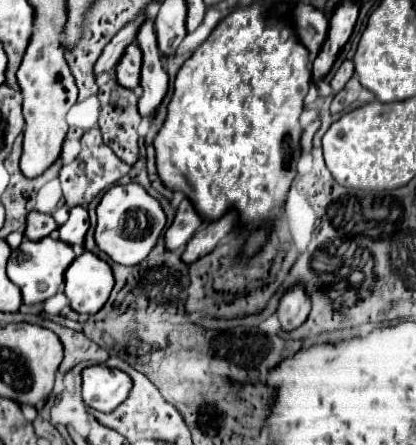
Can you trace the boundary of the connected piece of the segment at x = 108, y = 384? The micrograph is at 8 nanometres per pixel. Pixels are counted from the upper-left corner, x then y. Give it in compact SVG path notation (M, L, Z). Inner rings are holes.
M90 365L82 371L82 399L88 407L112 413L132 391L132 377L120 369Z

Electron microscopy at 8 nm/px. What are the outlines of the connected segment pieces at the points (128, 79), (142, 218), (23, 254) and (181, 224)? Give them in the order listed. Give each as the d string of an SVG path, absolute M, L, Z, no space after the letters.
M130 45L118 63L118 83L134 91L140 85L140 71L142 71L142 51L138 45Z
M140 183L114 185L110 187L98 205L98 225L96 225L96 245L120 265L136 265L144 261L154 249L162 229L166 227L166 213L160 203L146 193Z
M24 237L20 247L8 259L8 277L20 287L24 303L42 303L50 299L64 283L64 271L70 267L74 257L72 247L60 239L44 237L40 241L30 241Z
M184 199L178 205L174 223L166 231L166 245L168 245L168 249L182 249L188 243L188 239L202 227L202 223L204 223L204 219L196 211L192 201Z

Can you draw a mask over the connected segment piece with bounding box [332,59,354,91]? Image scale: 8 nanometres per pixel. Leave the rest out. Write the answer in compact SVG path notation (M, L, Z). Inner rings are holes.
M348 59L348 61L344 61L344 63L340 65L340 69L336 71L336 75L334 75L334 79L332 79L332 89L334 89L334 91L340 91L340 89L348 83L348 79L352 77L352 73L354 73L354 63Z

